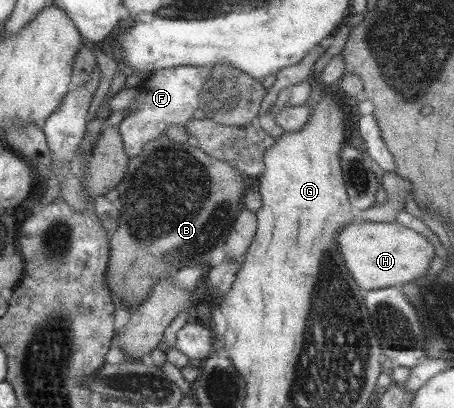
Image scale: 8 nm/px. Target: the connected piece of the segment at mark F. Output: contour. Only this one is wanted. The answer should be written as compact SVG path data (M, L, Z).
M173 66L152 71L140 79L134 101L128 106L124 117L116 125L123 150L127 156L137 156L144 144L157 140L167 126L183 126L192 119L198 108L198 94L210 78L210 67Z

